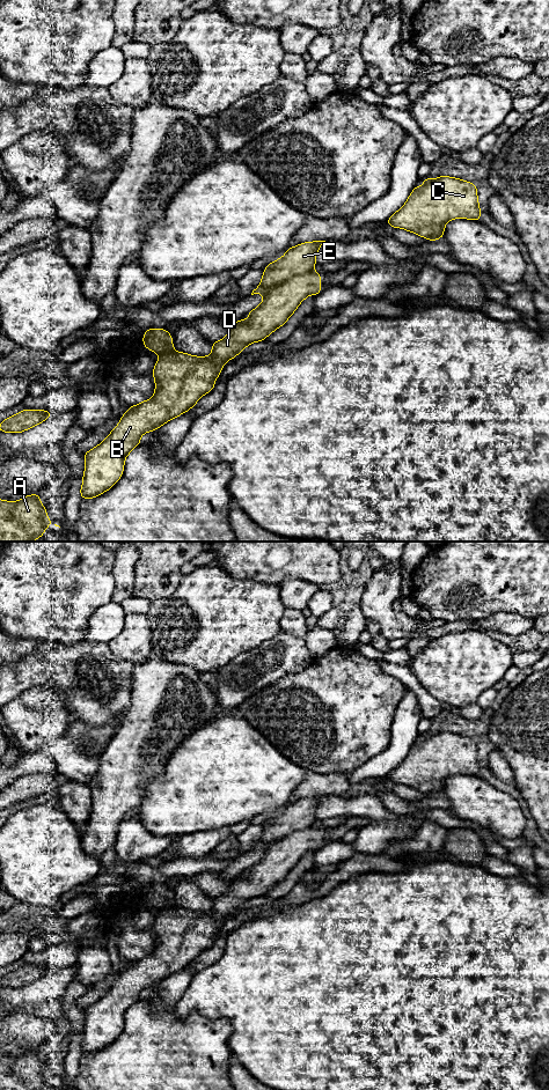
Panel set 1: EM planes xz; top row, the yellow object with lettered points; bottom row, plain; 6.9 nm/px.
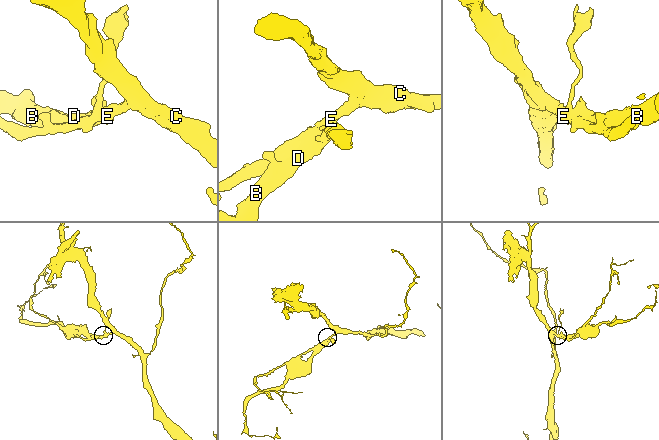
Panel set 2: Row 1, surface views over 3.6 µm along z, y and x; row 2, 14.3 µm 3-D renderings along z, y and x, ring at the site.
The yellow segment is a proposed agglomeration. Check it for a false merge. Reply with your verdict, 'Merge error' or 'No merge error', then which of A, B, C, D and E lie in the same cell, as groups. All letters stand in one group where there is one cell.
Merge error. Groups: A B D / C E

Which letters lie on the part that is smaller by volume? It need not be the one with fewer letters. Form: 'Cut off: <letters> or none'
Cut off: A, B, D

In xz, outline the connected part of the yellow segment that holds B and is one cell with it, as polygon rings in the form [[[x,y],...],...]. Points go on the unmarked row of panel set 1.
[[[308,826],[271,842],[263,848],[263,857],[252,864],[247,876],[239,875],[229,882],[228,890],[212,898],[210,912],[195,912],[182,907],[160,911],[153,925],[155,936],[154,951],[140,959],[126,964],[120,978],[98,1001],[87,1007],[85,1012],[83,1039],[80,1045],[82,1054],[93,1054],[109,1046],[122,1033],[126,1011],[140,1000],[140,993],[147,987],[160,984],[169,975],[185,969],[207,948],[214,944],[214,937],[224,920],[240,909],[248,900],[263,897],[284,881],[299,860],[309,850],[321,848],[321,828]]]

